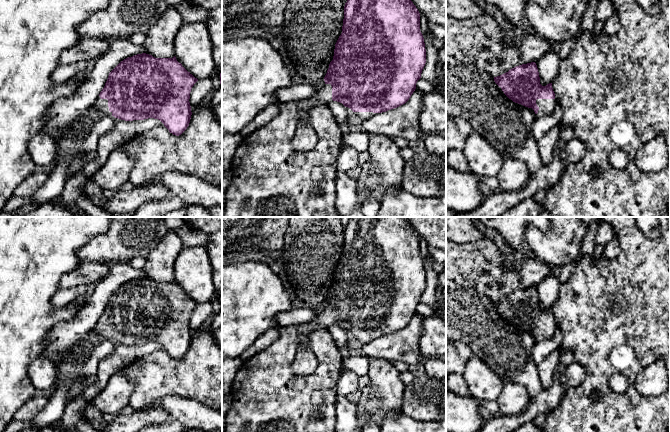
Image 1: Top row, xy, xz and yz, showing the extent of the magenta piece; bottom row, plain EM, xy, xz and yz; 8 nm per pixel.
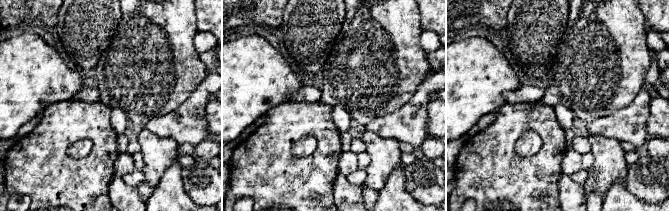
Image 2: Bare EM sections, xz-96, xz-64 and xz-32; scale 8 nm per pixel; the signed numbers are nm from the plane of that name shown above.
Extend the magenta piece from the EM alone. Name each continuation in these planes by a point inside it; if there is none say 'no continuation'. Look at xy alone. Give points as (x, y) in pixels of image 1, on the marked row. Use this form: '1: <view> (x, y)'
1: xy (100, 104)

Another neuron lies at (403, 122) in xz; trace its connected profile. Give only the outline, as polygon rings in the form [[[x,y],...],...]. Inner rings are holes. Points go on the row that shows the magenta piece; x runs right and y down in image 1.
[[[415,89],[405,104],[364,119],[360,125],[366,133],[417,141],[422,133],[419,117],[422,112],[424,94]]]

